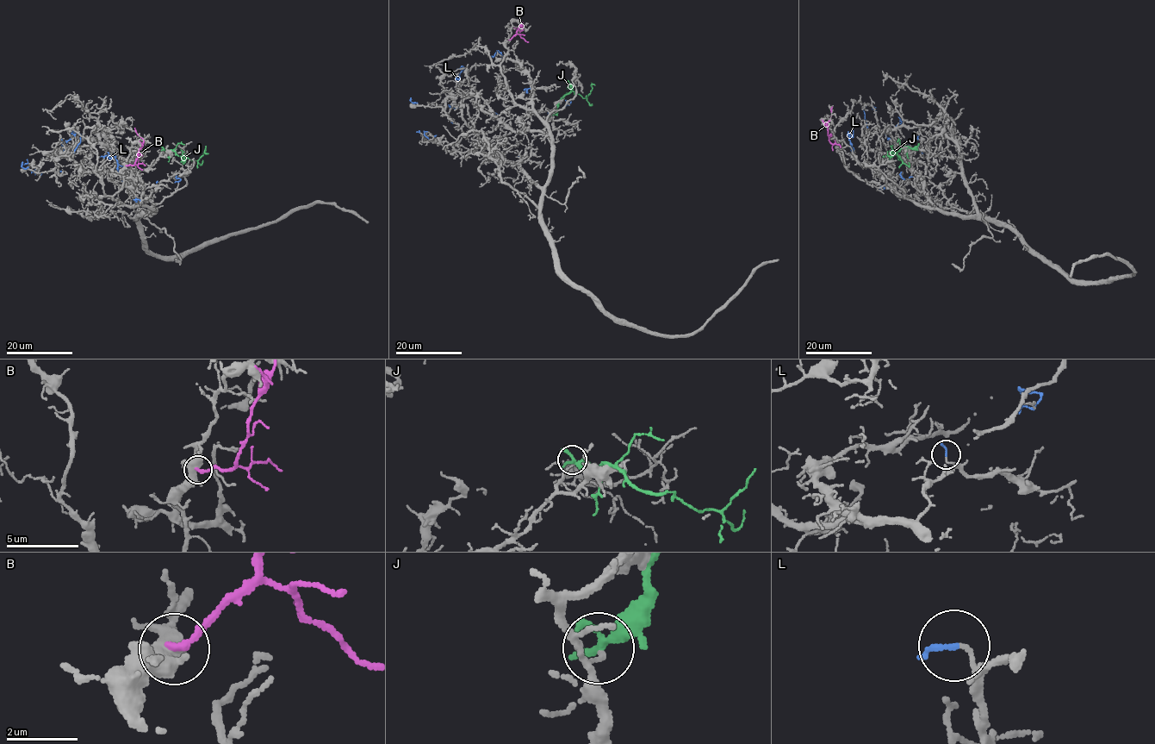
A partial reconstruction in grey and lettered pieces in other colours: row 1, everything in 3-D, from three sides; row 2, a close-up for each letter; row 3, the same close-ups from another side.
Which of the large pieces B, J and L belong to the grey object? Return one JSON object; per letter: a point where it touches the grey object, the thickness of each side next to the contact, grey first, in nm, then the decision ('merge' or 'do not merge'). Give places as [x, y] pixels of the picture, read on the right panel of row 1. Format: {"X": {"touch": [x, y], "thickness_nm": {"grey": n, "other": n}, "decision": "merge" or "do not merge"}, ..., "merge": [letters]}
{"B": {"touch": [837, 143], "thickness_nm": {"grey": 460, "other": 240}, "decision": "do not merge"}, "J": {"touch": [917, 146], "thickness_nm": {"grey": 90, "other": 440}, "decision": "do not merge"}, "L": {"touch": [912, 177], "thickness_nm": {"grey": 100, "other": 120}, "decision": "do not merge"}, "merge": []}

